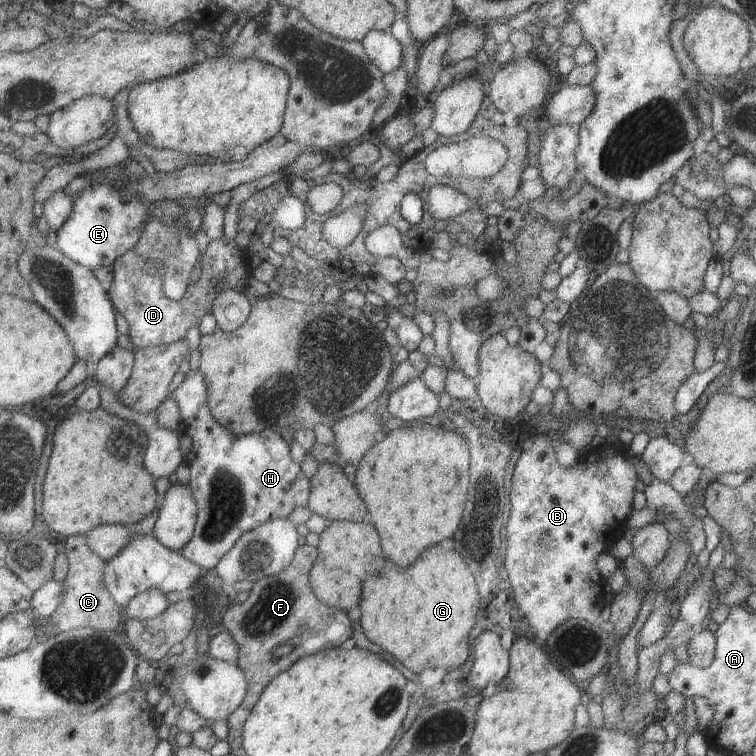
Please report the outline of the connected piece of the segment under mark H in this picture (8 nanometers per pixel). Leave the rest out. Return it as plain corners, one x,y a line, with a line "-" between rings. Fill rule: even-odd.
199,368
186,375
183,384
173,391
173,396
181,409
184,428
193,440
195,457
190,464
189,485
193,489
200,508
198,525
193,538
180,550
180,553
198,560
209,572
215,570
221,559
232,550
245,532
256,529
271,519
290,517
295,507
309,504
312,495
312,479
307,478
303,468
293,460
291,445
278,430
267,428
263,432
237,435
225,428
213,416
209,404
208,384

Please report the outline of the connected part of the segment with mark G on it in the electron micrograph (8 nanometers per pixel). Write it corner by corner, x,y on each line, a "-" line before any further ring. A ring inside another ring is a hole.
353,521
331,522
320,534
318,549
320,555
311,569
310,579
319,600
348,612
360,605
363,612
363,626
367,630
365,635
375,644
395,654
412,672
420,675
423,670
439,667
448,671
470,662
471,654
467,640
469,640
469,630
475,624
475,614
479,610
479,594
477,594
478,586
475,586
475,580
471,576
471,569
465,564
460,553
457,554
455,550
443,550
441,546
433,546
421,554
421,560
417,560
417,564
413,564
411,568
401,568
387,558
375,560
375,556
383,554
381,536
377,528
369,522
355,524

